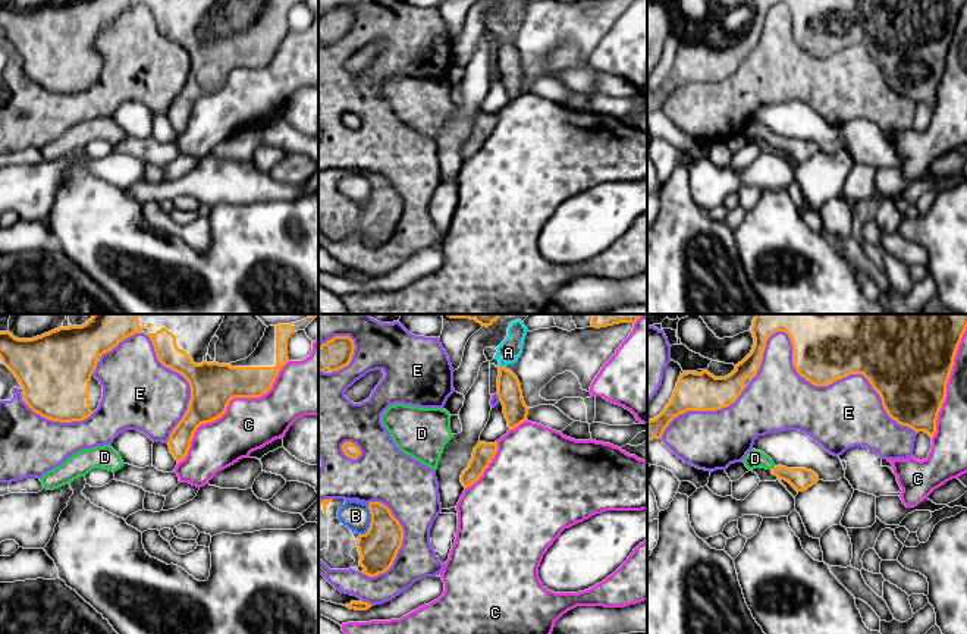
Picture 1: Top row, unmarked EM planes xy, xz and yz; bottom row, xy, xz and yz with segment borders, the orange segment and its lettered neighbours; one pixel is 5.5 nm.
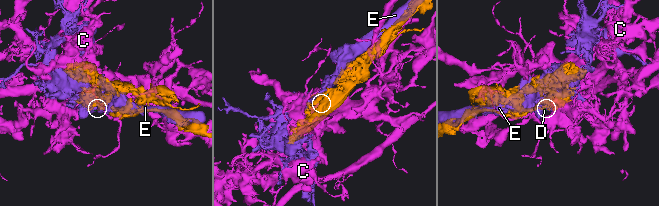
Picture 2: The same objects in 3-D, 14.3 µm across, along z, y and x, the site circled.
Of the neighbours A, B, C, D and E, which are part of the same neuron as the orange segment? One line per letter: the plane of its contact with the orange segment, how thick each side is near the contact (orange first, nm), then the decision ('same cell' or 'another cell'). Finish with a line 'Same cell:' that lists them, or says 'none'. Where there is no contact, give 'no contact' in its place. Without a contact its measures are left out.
A: contact in xz; calibres 130 and 130 nm; same cell
B: contact in xz; calibres 220 and 160 nm; another cell
C: contact in xy; calibres 240 and 280 nm; another cell
D: no contact; same cell
E: contact in yz; calibres 460 and 380 nm; another cell
Same cell: A, D

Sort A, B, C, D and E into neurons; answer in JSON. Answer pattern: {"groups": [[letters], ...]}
{"groups": [["A", "D"], ["B", "E"], ["C"]]}

